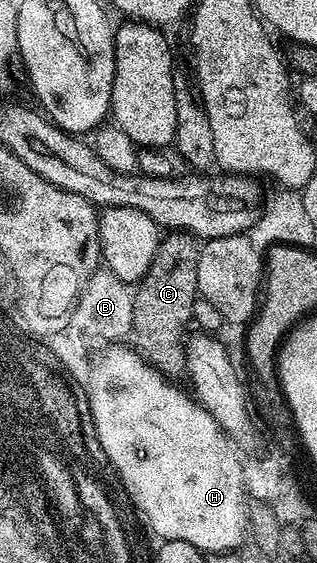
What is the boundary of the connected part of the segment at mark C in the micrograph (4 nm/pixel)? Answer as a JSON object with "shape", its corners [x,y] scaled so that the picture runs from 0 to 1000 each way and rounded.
{"shape":[[[549,409],[514,417],[498,442],[464,476],[432,499],[423,520],[423,583],[438,622],[476,647],[517,664],[587,661],[580,595],[587,574],[609,570],[606,544],[625,524],[618,472],[625,471],[628,428],[584,409]]]}

